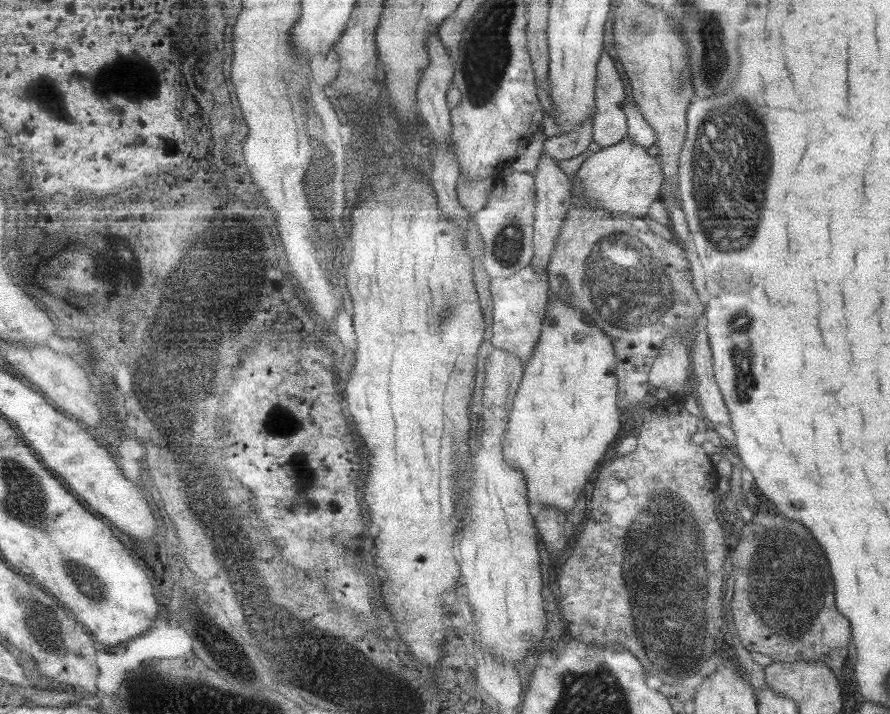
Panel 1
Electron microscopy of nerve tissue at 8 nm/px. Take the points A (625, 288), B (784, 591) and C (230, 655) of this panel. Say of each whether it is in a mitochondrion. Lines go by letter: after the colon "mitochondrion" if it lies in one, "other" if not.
A: mitochondrion
B: mitochondrion
C: other

